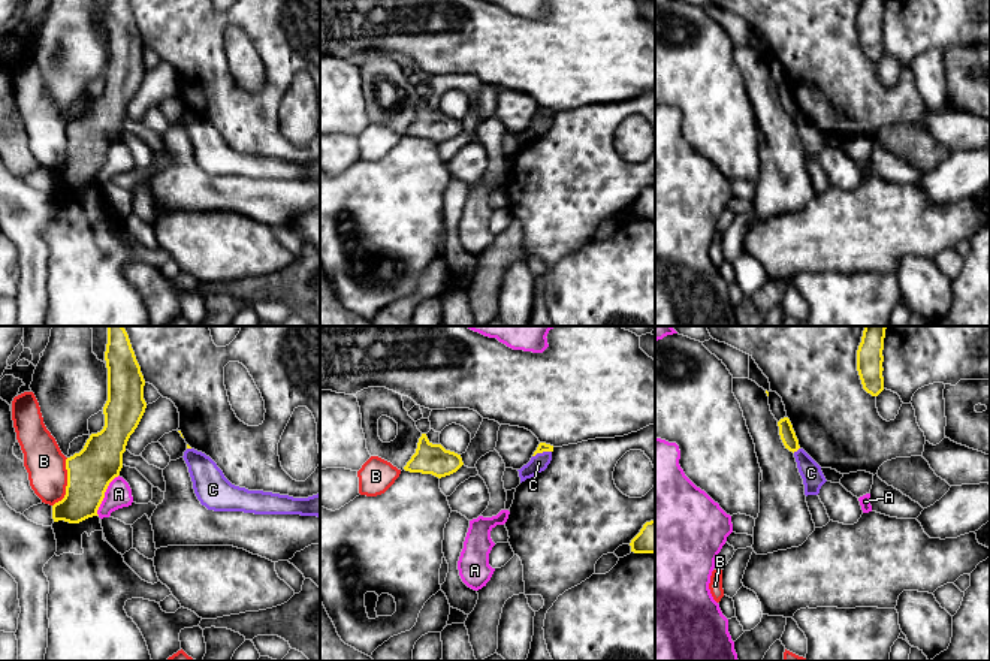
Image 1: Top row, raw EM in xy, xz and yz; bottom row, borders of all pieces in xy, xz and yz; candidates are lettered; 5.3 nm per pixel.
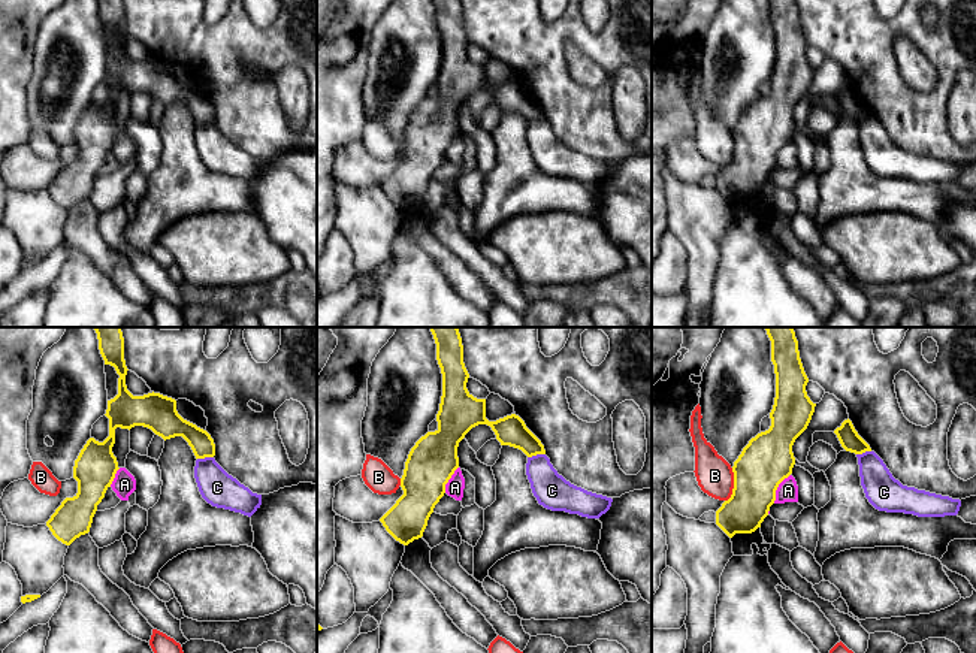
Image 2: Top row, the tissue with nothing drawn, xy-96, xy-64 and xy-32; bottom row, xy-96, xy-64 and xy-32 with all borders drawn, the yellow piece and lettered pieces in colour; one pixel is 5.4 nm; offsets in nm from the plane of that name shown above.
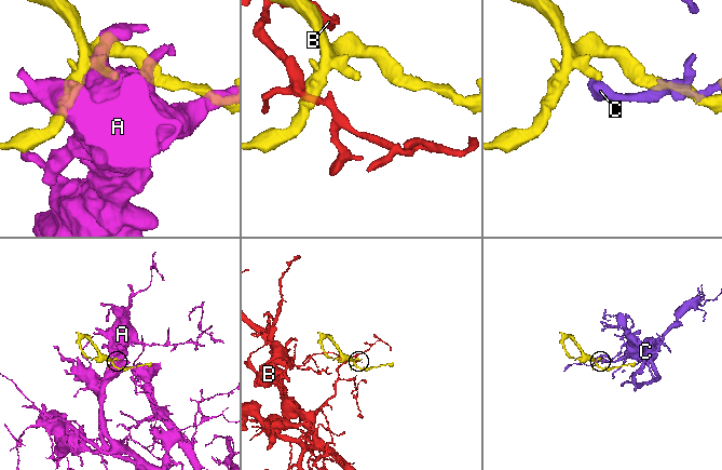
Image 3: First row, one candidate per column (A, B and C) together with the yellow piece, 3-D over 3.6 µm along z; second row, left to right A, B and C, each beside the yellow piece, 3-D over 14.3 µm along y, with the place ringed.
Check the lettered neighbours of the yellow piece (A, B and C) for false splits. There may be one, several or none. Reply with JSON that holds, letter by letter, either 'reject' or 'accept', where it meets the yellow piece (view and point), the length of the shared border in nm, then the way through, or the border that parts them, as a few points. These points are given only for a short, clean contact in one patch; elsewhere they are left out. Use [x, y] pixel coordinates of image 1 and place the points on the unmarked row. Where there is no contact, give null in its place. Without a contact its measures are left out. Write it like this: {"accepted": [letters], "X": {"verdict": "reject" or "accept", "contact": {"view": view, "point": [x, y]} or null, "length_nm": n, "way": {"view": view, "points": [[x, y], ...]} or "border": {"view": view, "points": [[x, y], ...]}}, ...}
{"accepted": [], "A": {"verdict": "reject", "contact": {"view": "xy", "point": [103, 160]}, "length_nm": 260, "border": {"view": "xy", "points": [[118, 139], [109, 148], [97, 180]]}}, "B": {"verdict": "reject", "contact": {"view": "xy", "point": [68, 148]}, "length_nm": 280, "border": {"view": "xy", "points": [[68, 123], [66, 159], [53, 171]]}}, "C": {"verdict": "reject", "contact": {"view": "xz", "point": [542, 117]}, "length_nm": 110, "border": {"view": "xz", "points": [[551, 115], [543, 115], [533, 121]]}}}

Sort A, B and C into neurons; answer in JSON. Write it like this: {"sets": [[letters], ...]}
{"sets": [["A"], ["B"], ["C"]]}

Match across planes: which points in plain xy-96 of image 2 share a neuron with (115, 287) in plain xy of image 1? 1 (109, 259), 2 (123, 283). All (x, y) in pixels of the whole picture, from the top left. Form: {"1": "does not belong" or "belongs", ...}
{"1": "does not belong", "2": "does not belong"}

